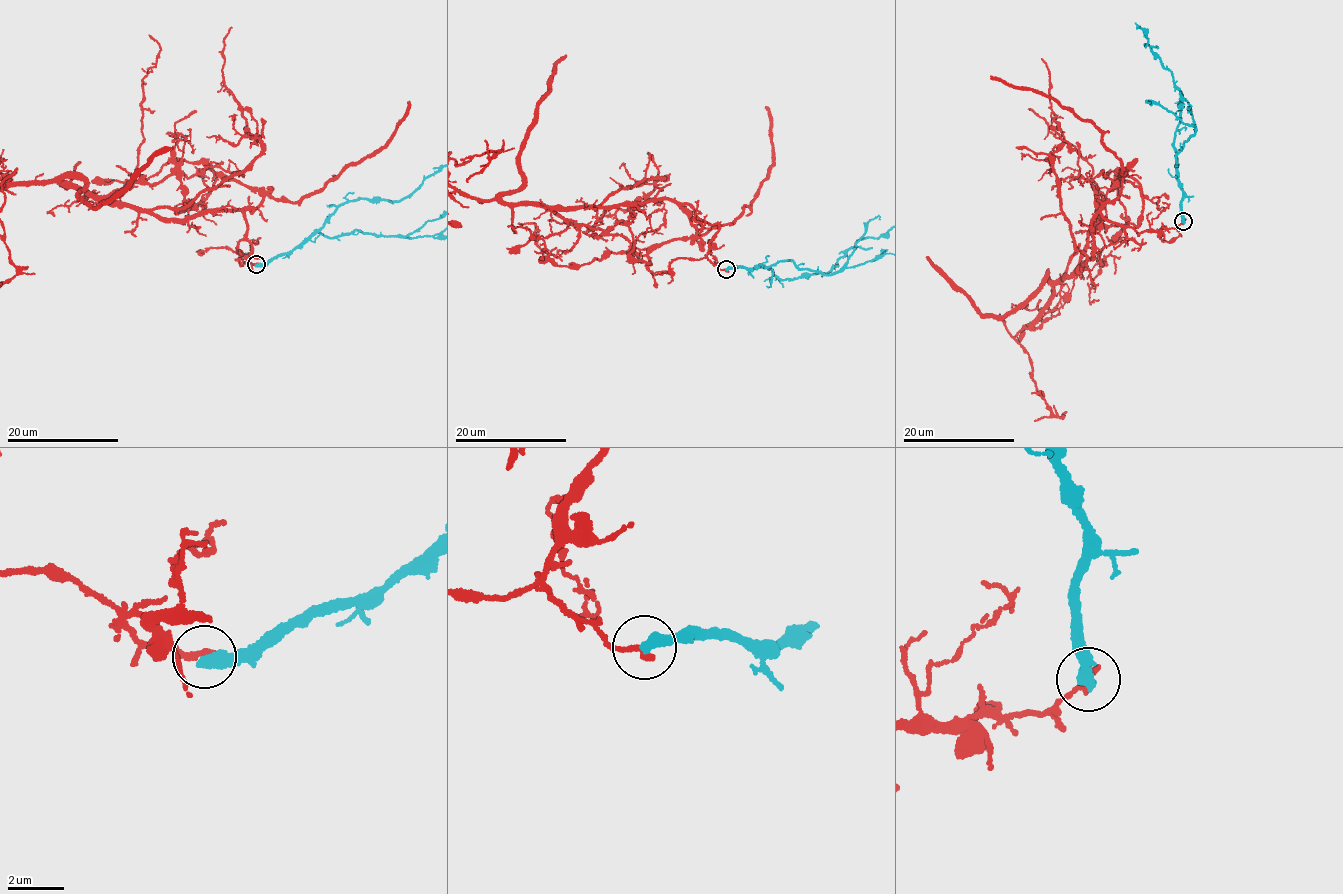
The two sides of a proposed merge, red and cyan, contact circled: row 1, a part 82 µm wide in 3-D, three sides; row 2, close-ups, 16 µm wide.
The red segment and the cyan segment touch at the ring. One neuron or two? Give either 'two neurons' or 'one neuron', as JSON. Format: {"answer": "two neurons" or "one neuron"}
{"answer": "two neurons"}

